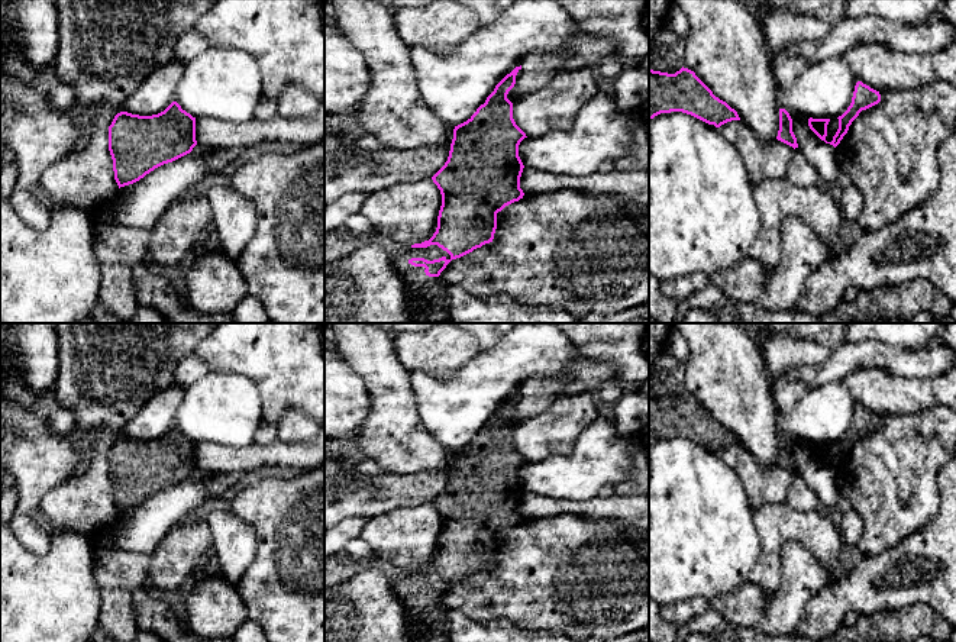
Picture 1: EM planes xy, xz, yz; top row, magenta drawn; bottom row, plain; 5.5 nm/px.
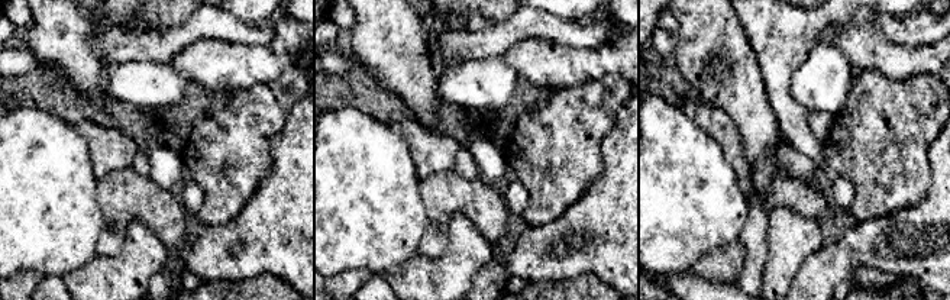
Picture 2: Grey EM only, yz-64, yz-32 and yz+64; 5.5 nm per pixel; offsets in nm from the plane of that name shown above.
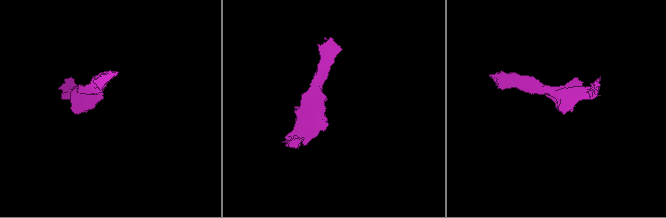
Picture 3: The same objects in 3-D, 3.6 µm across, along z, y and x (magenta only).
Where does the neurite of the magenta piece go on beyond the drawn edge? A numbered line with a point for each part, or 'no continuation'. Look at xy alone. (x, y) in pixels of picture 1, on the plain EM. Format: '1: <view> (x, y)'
no continuation

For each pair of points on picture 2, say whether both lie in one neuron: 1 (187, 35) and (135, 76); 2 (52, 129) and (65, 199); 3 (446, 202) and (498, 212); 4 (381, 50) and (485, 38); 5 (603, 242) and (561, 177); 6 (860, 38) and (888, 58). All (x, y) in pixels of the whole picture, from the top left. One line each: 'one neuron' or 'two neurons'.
1: two neurons
2: one neuron
3: one neuron
4: two neurons
5: two neurons
6: one neuron

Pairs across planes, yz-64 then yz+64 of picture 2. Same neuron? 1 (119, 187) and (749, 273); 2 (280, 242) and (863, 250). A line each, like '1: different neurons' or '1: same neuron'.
1: same neuron
2: same neuron

